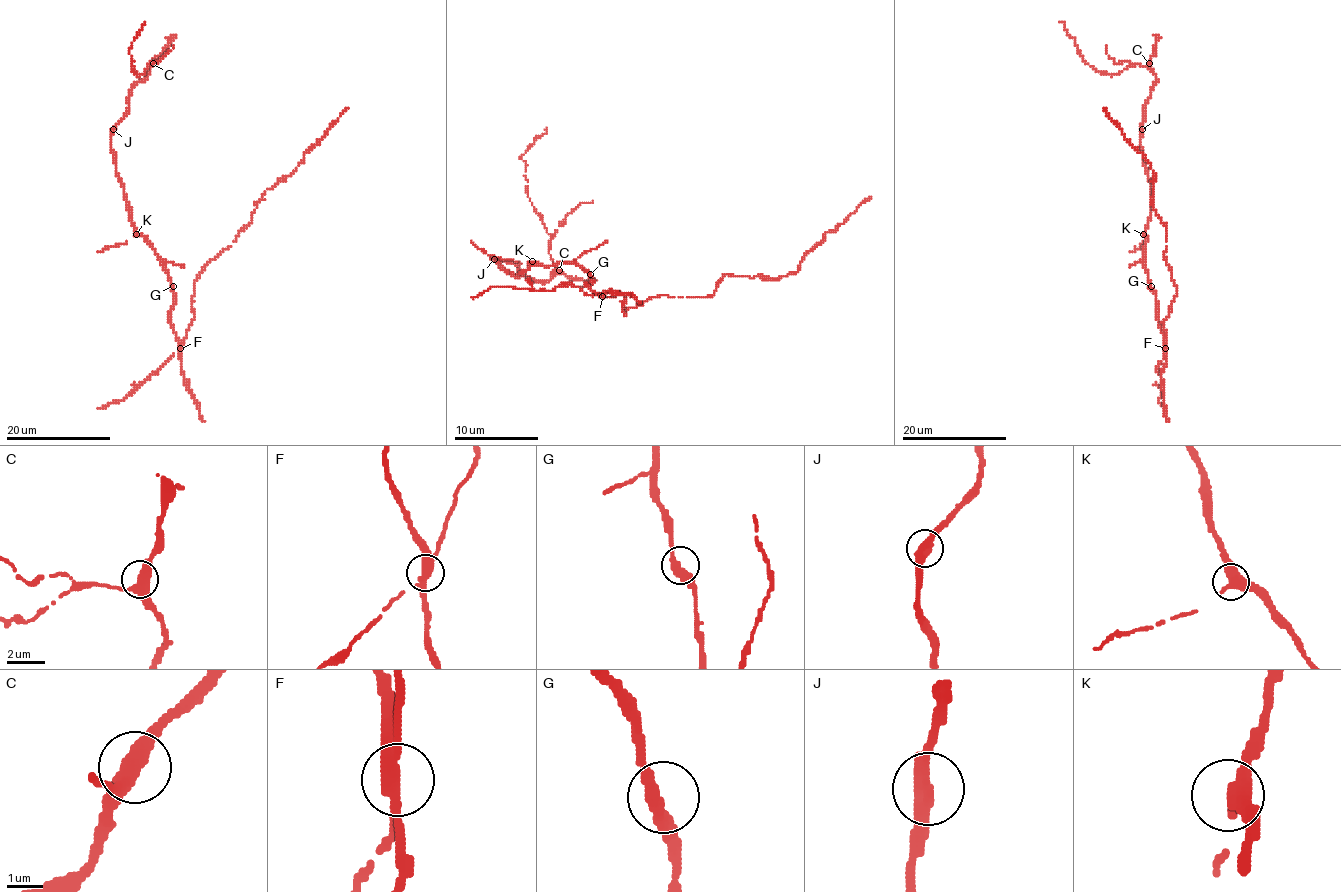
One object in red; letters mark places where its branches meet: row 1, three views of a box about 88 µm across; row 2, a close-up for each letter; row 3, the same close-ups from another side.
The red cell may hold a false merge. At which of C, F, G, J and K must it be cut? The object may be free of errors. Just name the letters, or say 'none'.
F

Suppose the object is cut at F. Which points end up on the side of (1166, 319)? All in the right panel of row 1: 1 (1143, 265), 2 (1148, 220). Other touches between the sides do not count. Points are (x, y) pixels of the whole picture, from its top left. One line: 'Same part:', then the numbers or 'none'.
Same part: none

